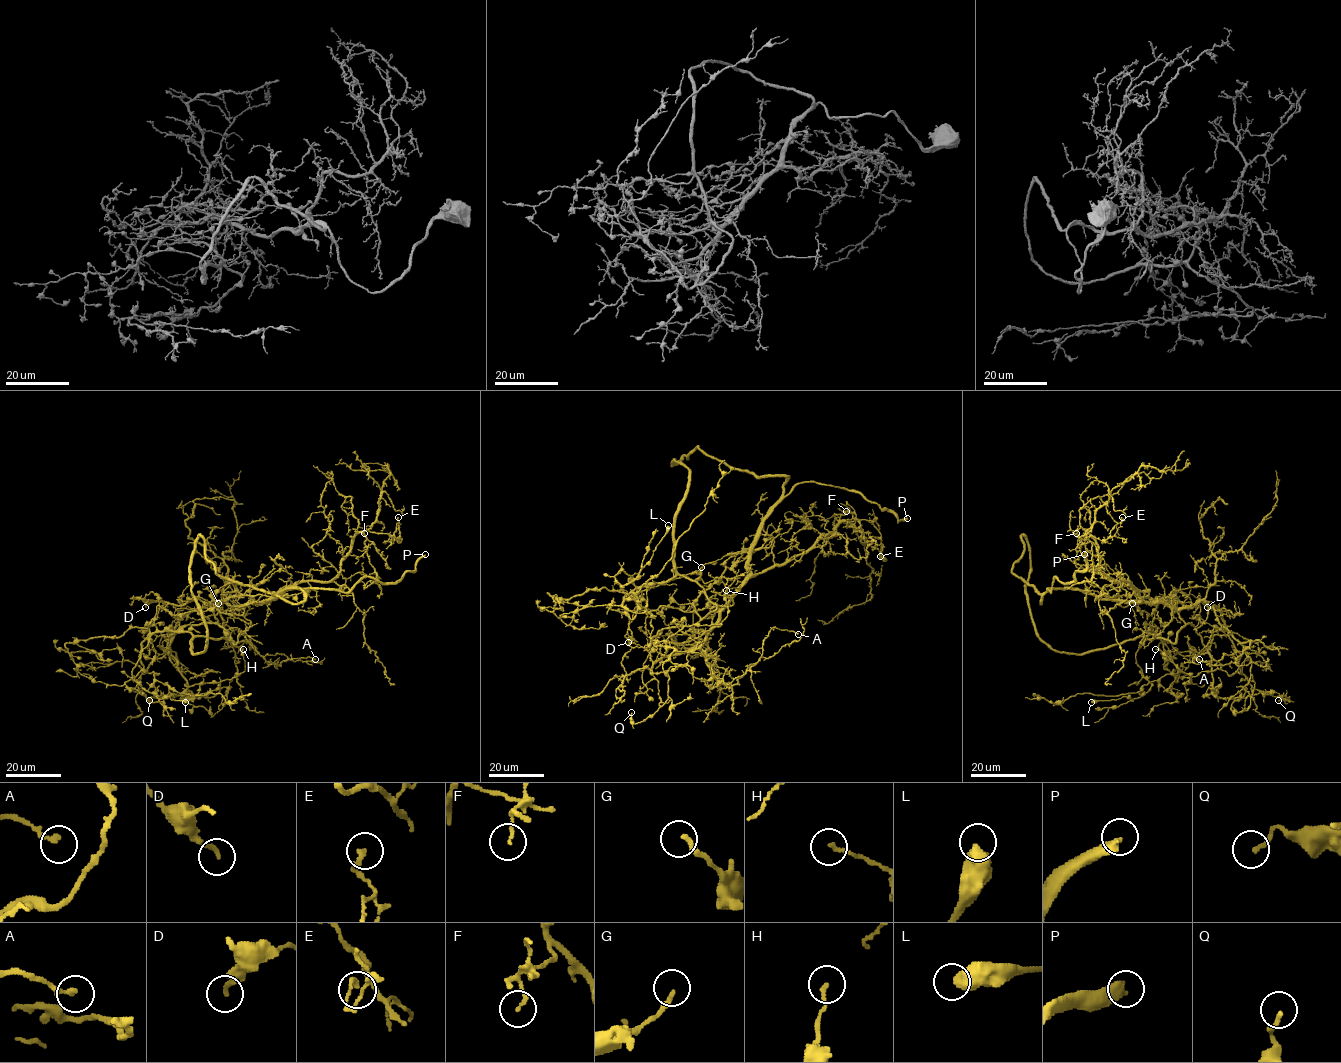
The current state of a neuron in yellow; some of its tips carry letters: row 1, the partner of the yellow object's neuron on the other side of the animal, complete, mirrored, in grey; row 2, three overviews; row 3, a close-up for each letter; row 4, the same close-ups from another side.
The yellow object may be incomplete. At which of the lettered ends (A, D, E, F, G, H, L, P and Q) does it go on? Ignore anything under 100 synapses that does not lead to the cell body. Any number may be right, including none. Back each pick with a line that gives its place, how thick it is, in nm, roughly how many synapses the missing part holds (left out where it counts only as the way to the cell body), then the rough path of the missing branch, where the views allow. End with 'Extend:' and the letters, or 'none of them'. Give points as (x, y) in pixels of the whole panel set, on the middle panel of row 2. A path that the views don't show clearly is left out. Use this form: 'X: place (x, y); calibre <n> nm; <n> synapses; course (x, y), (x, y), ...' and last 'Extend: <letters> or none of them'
P: place (907, 518); calibre 420 nm; course (907, 518), (925, 510), (948, 510), (947, 506)
Extend: P

